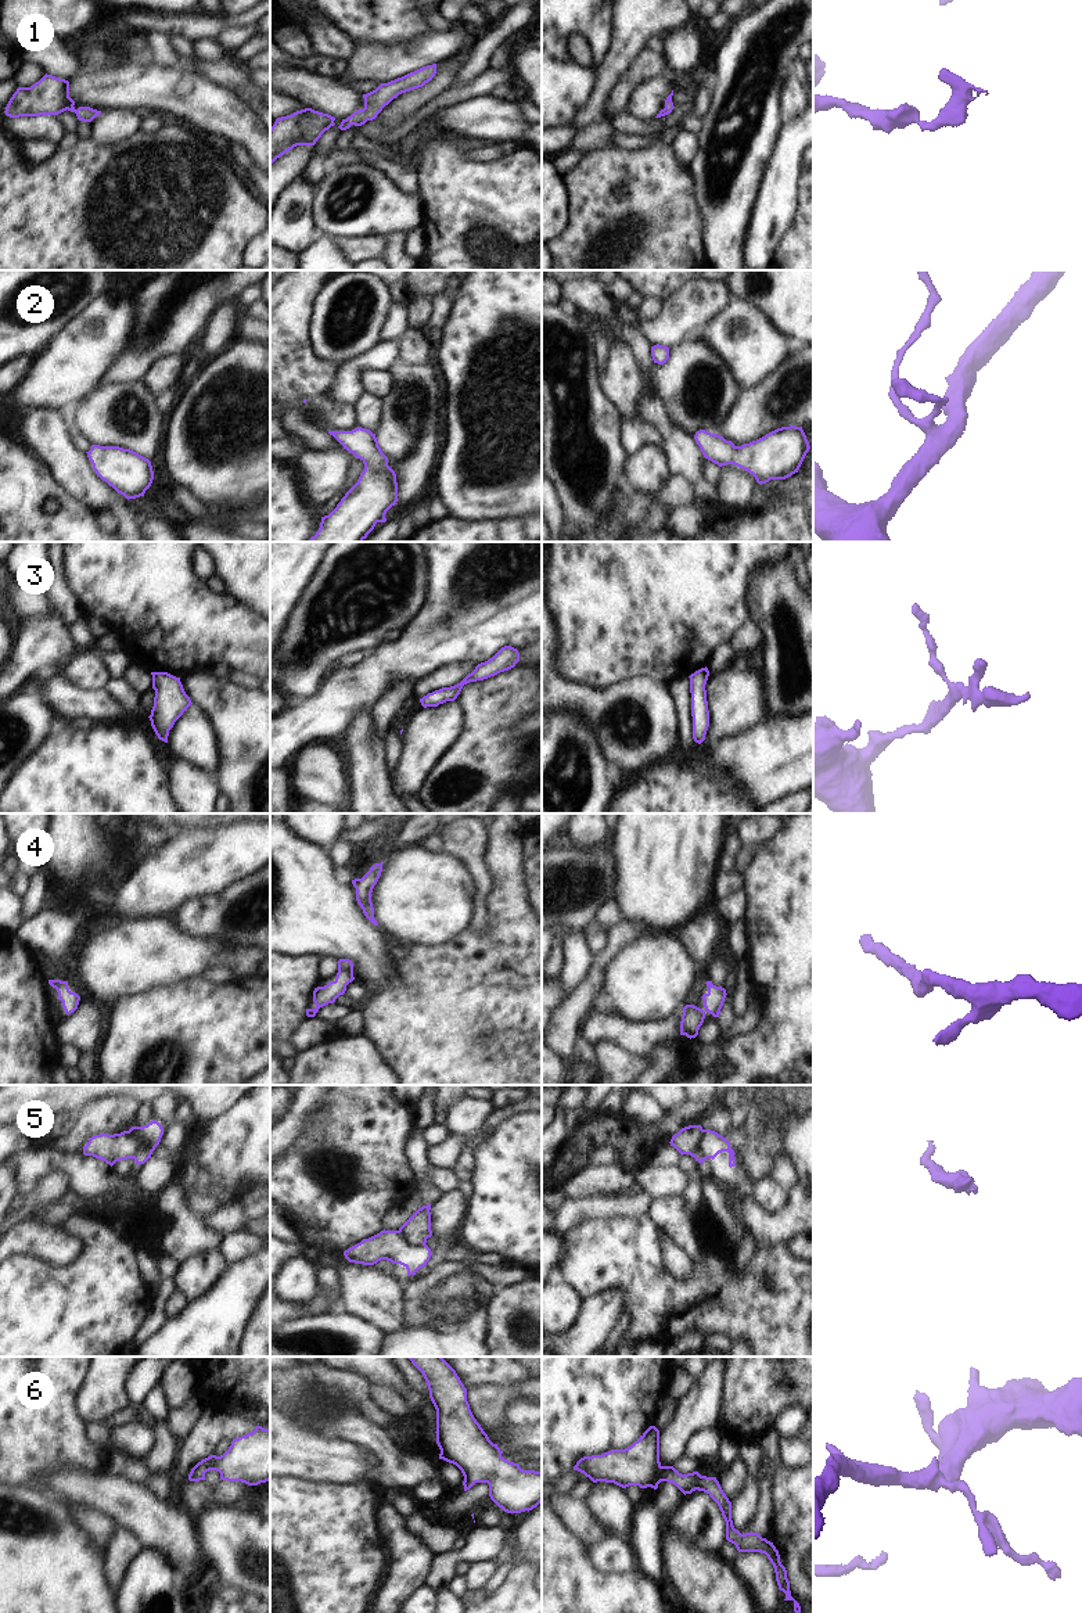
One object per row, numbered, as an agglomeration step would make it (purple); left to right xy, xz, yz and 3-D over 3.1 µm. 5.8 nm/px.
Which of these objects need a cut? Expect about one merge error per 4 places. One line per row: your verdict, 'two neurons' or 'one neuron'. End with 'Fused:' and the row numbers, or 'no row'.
1: one neuron
2: one neuron
3: one neuron
4: one neuron
5: two neurons
6: one neuron
Fused: 5

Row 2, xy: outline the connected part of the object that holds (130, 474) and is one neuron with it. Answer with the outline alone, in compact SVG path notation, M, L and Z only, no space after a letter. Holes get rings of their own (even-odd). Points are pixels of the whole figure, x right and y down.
M91 445L87 453L96 474L127 500L144 496L151 486L151 461L119 446Z

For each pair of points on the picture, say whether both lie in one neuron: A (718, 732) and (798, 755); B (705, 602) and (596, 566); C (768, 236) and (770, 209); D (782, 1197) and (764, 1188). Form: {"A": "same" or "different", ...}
{"A": "different", "B": "same", "C": "same", "D": "same"}

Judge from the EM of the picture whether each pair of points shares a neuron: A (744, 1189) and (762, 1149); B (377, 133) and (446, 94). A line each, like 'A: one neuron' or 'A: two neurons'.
A: two neurons
B: one neuron

